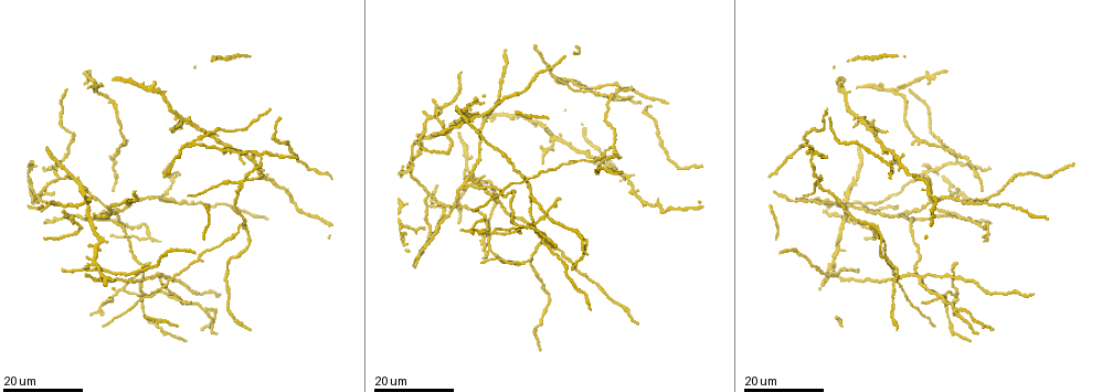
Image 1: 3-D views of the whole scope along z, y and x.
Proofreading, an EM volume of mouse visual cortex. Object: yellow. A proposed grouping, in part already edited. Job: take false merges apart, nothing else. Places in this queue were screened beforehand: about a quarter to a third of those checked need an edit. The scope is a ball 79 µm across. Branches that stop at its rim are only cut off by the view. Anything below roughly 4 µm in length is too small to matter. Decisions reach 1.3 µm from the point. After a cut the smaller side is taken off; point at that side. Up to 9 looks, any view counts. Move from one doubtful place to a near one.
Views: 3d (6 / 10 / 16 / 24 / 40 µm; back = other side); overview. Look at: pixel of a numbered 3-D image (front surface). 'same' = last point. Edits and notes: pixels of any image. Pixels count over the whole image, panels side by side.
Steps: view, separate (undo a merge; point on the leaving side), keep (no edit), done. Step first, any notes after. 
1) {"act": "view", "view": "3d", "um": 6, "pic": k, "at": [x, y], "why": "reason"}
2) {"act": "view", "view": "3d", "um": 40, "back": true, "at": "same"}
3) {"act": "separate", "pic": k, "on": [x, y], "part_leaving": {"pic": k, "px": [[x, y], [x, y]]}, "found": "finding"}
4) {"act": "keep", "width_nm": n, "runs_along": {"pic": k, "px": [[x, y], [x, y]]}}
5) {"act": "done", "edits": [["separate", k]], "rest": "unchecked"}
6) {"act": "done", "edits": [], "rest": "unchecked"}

{"act": "view", "view": "3d", "um": 16, "pic": 1, "at": [241, 181], "why": "two arms in line, one across"}

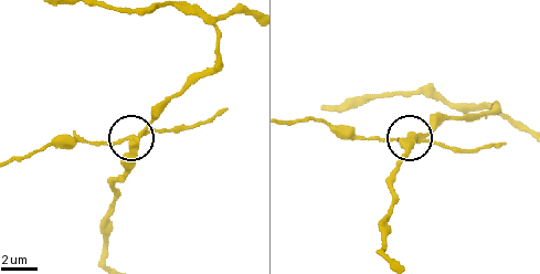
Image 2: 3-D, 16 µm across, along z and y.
{"act": "view", "view": "3d", "um": 10, "pic": 2, "at": [129, 138], "why": "zoom in"}

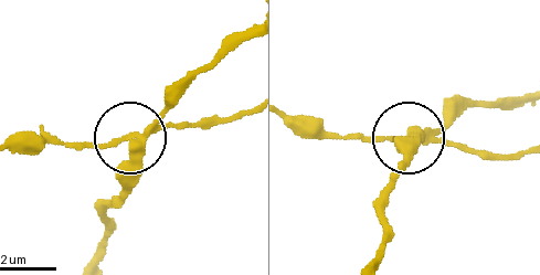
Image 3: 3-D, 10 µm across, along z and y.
{"act": "separate", "pic": 3, "on": [187, 125], "side_arm_um": 16, "part_leaving": {"pic": 3, "px": [[140, 134], [93, 148], [14, 141]]}, "found": "a second neuron is stuck on"}

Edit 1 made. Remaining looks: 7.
{"act": "view", "view": "overview"}

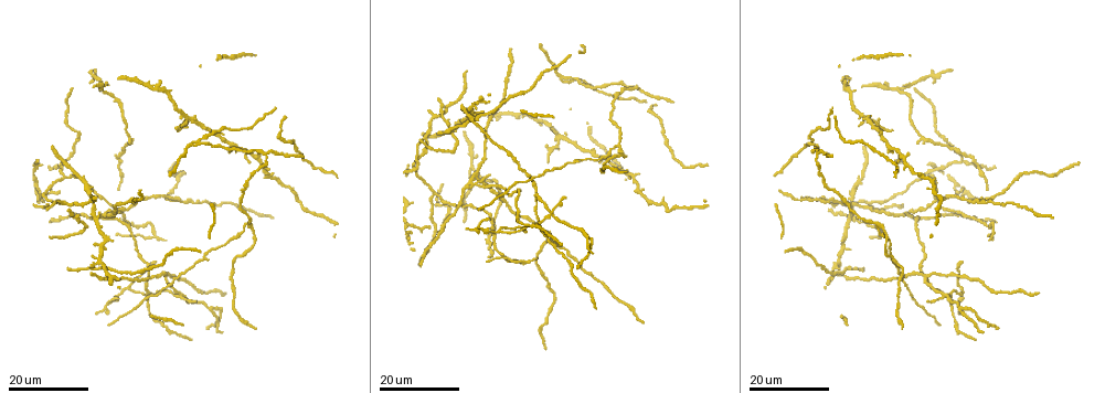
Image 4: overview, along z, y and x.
{"act": "view", "view": "3d", "um": 16, "pic": 4, "at": [190, 146], "why": "two arms in line, one across"}

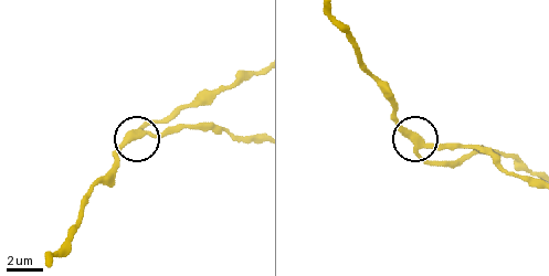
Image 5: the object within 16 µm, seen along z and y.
{"act": "view", "view": "3d", "um": 10, "pic": 5, "at": [418, 150]}

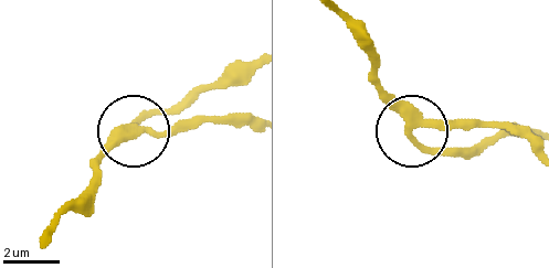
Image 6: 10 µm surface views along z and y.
{"act": "keep", "arms": 3, "runs_along": {"pic": 6, "px": [[252, 121], [181, 121], [159, 134], [128, 129], [91, 162]]}, "found": "continuous, no second neuron"}

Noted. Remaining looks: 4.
{"act": "view", "view": "3d", "um": 16, "pic": 4, "at": [618, 145], "why": "two arms in line, one across"}

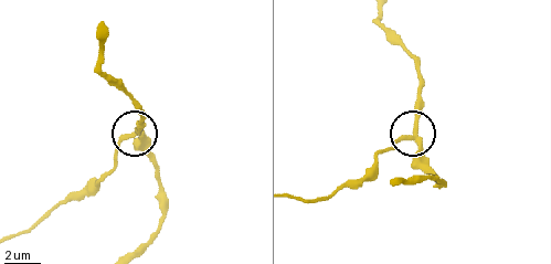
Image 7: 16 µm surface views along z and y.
{"act": "view", "view": "3d", "um": 6, "pic": 7, "at": [416, 135]}

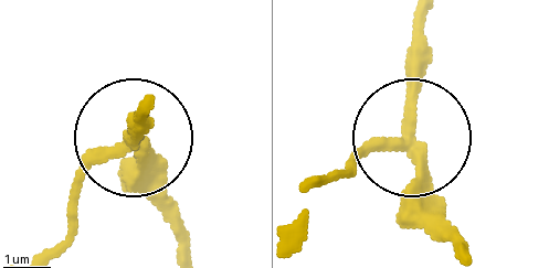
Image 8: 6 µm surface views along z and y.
{"act": "separate", "pic": 8, "on": [75, 185], "part_leaving": {"pic": 8, "px": [[116, 147], [81, 182], [49, 253]]}, "found": "two neurons meet here"}

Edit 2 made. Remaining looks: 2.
{"act": "done", "edits": [["separate", 3], ["separate", 8]], "rest": "unchecked"}

